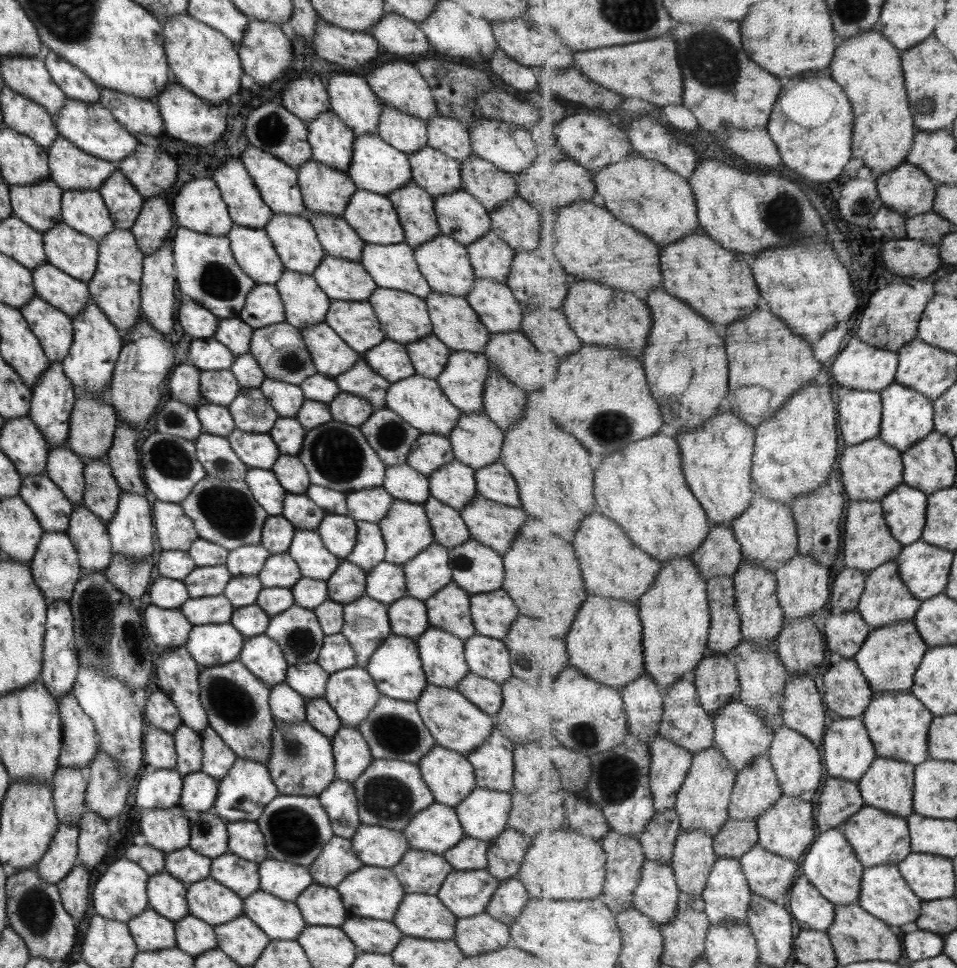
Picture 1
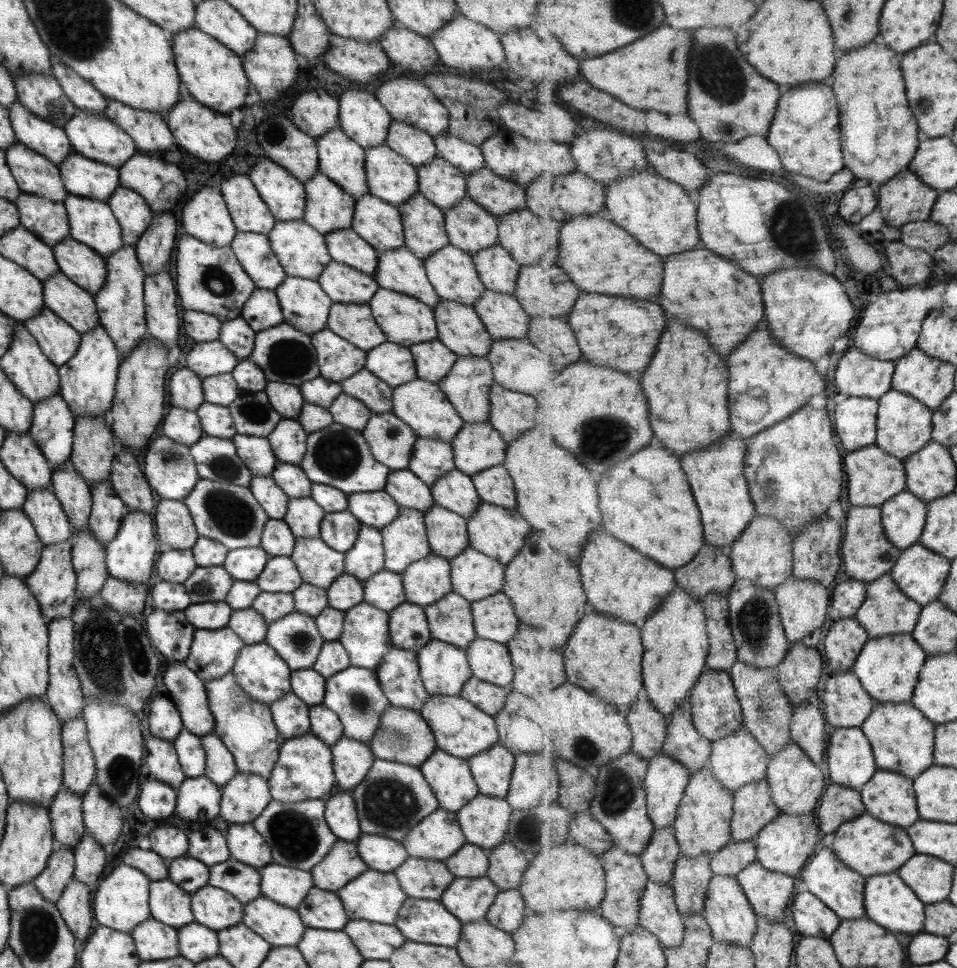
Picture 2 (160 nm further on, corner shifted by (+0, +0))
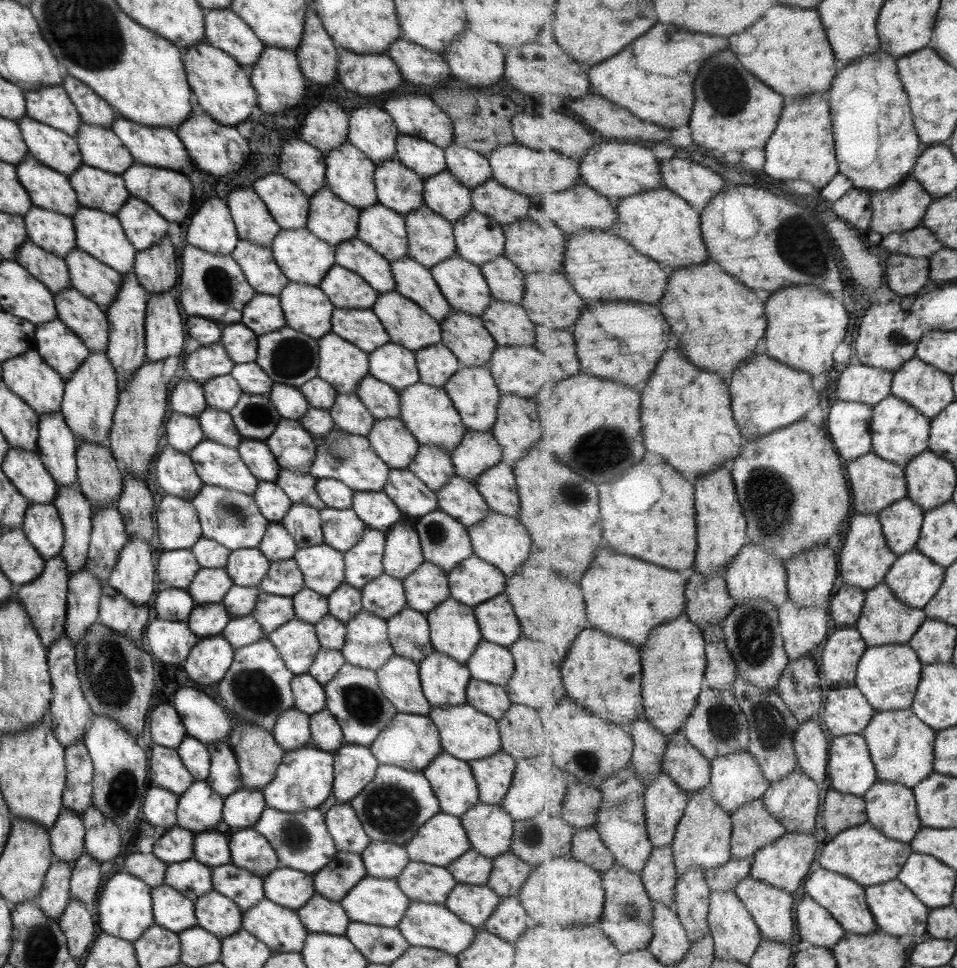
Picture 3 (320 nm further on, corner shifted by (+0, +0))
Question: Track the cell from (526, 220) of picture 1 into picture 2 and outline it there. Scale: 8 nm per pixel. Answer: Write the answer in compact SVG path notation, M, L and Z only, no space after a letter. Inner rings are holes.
M526 208L497 218L497 244L520 266L539 262L557 262L560 253L561 223L556 219L539 219Z

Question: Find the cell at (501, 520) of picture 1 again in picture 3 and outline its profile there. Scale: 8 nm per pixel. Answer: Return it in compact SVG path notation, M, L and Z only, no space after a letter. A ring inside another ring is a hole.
M490 509L485 518L466 529L470 538L472 554L494 566L505 578L509 578L509 574L513 574L513 570L517 566L521 566L521 562L525 562L525 558L533 550L530 536L527 536L525 528L517 518L497 514Z

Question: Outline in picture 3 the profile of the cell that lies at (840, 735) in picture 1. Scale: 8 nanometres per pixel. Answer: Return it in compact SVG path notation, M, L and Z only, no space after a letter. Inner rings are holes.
M863 734L834 737L829 755L829 778L833 789L865 797L878 780L878 773Z

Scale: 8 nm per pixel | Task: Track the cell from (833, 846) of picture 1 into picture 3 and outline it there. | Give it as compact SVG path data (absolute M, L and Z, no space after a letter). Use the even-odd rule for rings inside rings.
M820 866L806 879L804 889L806 894L815 898L817 902L821 903L821 906L824 906L833 915L833 918L837 919L846 932L870 934L879 929L875 916L873 916L868 905L867 888L861 883L855 882L837 871L827 870L825 867Z

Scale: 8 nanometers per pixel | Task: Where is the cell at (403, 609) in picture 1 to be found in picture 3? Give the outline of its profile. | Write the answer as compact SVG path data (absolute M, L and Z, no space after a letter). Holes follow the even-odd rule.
M405 606L386 620L386 627L387 638L395 656L418 663L434 651L424 613Z

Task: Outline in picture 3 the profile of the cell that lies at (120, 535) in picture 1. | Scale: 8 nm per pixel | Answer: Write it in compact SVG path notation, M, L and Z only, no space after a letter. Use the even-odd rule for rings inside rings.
M129 536L106 583L135 606L146 606L153 594L156 570L148 541Z

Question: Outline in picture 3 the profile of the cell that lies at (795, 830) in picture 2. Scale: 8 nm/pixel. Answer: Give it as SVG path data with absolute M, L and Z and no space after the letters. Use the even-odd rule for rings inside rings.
M815 830L811 832L789 832L775 843L765 846L755 854L750 875L763 882L768 882L777 888L797 892L807 879L807 874L811 872L811 866L817 857L817 838Z

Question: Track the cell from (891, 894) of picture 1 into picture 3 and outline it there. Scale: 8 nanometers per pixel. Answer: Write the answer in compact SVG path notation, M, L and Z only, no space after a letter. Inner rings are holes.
M898 878L867 887L866 898L881 931L897 937L905 934L923 936L928 932L929 906L925 906L925 903L921 902L921 899L917 898L917 895Z

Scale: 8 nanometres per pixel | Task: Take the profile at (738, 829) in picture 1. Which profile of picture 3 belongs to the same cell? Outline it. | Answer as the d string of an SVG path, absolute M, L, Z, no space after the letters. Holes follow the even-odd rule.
M734 858L720 868L706 871L709 886L712 890L734 892L737 885L750 875L754 858Z

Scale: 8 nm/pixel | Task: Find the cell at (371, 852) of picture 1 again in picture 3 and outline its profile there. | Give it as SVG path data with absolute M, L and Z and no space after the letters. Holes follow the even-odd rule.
M371 841L360 857L366 876L385 879L396 879L410 861L405 848L391 842Z

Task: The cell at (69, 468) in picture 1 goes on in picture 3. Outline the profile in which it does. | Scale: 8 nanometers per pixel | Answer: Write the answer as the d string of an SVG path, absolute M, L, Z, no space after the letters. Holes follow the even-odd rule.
M75 484L59 486L52 505L62 522L64 541L60 558L69 577L86 563L93 509Z

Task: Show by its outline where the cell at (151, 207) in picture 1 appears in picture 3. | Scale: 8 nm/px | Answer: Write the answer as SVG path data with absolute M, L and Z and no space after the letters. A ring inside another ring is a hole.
M168 237L147 250L136 251L132 272L148 296L171 290L177 280L177 266Z

